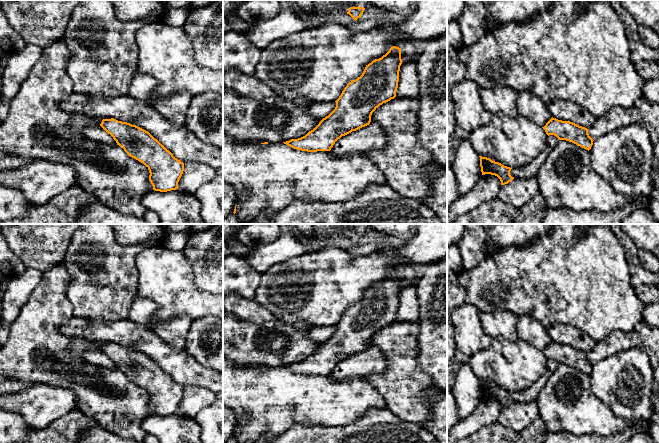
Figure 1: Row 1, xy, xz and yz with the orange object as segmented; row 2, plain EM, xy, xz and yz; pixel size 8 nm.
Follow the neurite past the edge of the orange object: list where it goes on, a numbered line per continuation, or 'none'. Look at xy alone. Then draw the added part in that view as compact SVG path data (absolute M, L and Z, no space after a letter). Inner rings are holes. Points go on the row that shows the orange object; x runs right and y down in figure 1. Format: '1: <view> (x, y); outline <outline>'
none

